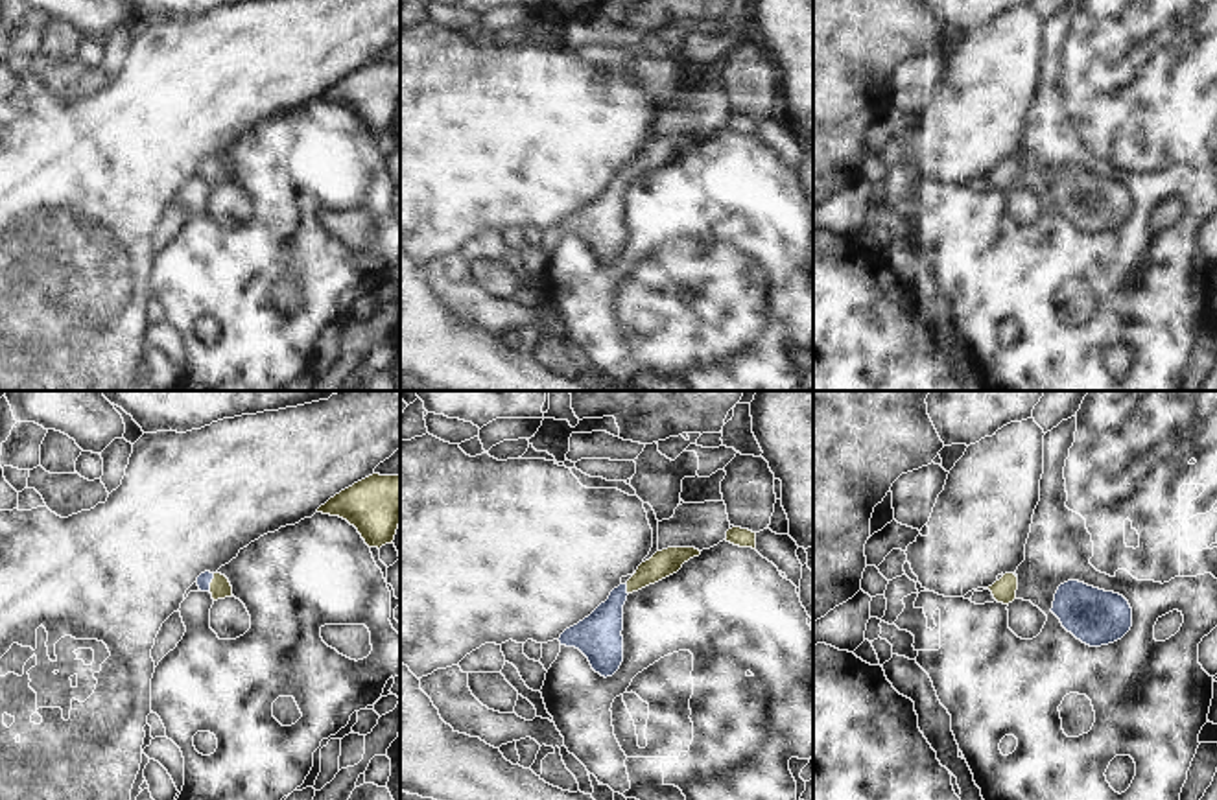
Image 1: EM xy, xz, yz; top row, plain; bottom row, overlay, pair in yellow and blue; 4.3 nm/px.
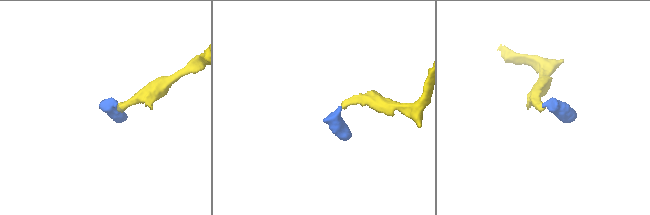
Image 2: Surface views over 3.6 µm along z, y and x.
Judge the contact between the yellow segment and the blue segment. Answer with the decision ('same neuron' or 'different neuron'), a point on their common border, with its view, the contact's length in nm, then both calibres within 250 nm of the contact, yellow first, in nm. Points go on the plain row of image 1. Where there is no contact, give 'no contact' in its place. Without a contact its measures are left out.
same neuron; contact xy (211, 170); length 80 nm; calibres 90 and 60 nm

